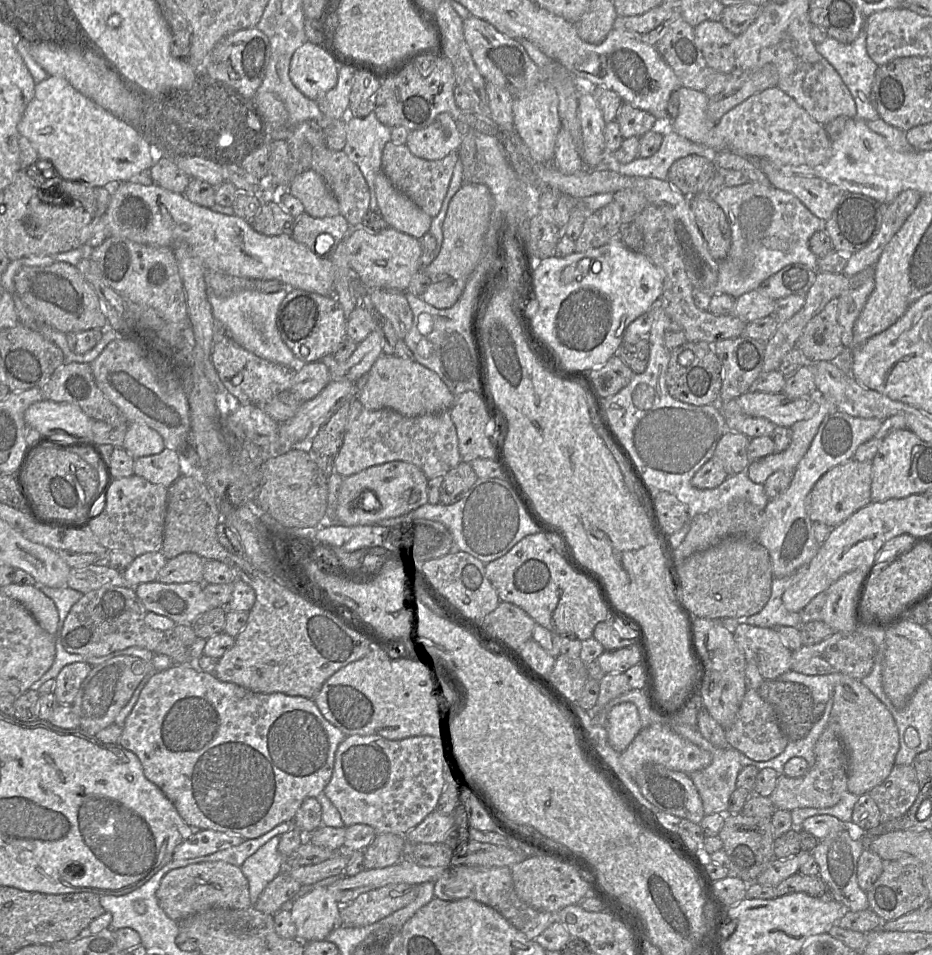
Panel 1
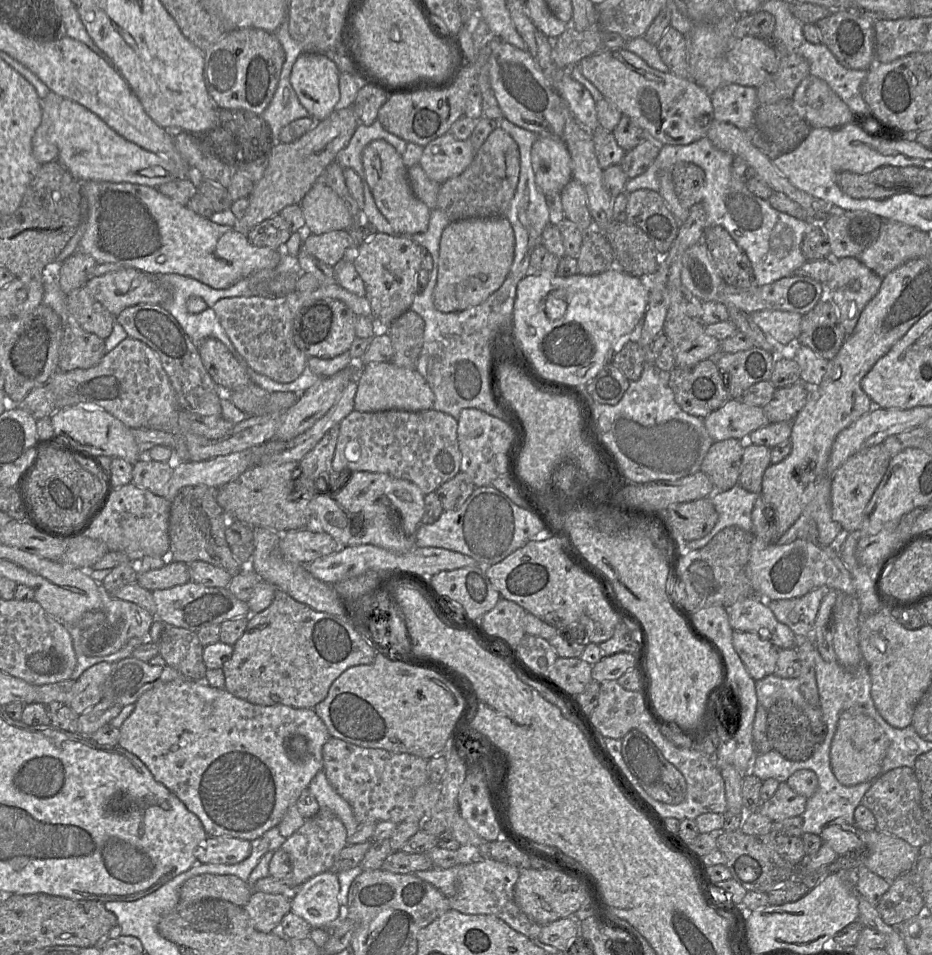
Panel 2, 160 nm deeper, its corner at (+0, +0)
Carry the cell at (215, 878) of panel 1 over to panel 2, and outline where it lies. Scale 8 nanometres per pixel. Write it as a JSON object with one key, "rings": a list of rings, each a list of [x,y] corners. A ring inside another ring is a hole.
{"rings":[[[200,874],[186,880],[179,890],[180,902],[225,900],[244,907],[252,894],[248,883],[235,875]]]}

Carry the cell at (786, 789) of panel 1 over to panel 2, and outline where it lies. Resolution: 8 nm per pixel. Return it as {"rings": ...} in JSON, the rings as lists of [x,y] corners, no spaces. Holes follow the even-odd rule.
{"rings":[[[780,782],[774,795],[766,801],[761,801],[757,810],[776,823],[786,818],[801,816],[807,800],[791,789],[787,782]]]}

